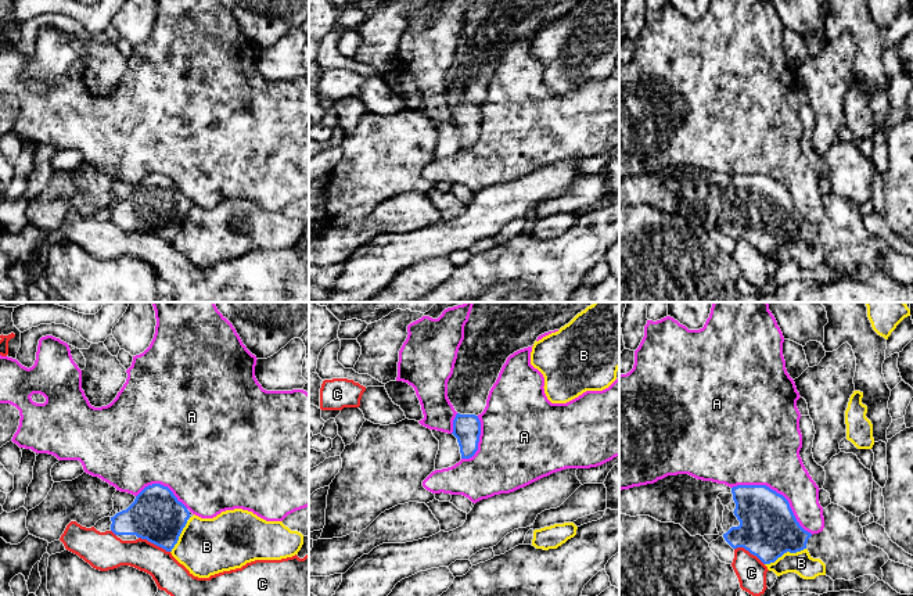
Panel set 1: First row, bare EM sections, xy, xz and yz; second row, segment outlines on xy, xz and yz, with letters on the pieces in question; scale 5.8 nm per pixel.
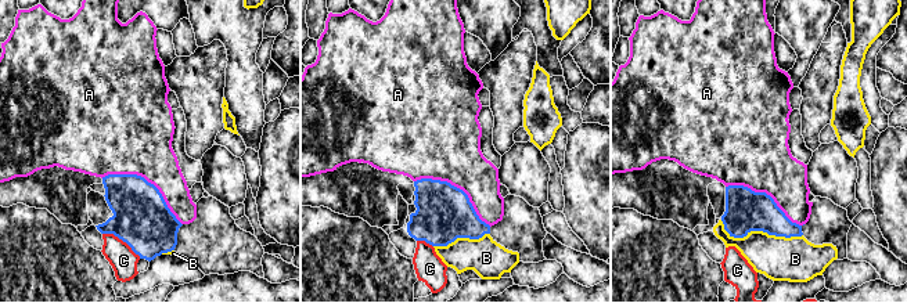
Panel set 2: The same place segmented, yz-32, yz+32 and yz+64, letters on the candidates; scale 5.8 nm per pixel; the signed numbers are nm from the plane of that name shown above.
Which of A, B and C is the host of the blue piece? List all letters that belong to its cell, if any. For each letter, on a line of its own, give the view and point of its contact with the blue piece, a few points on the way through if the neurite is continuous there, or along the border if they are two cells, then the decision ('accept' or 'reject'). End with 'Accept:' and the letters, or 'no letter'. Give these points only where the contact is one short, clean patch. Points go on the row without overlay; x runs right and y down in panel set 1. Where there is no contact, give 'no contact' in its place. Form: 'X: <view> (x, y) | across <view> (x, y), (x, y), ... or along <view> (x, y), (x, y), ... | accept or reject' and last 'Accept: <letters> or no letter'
A: yz (776, 182) | reject
B: yz (784, 241) | reject
C: xy (154, 233) | along xy (139, 226), (169, 241) | reject
Accept: no letter

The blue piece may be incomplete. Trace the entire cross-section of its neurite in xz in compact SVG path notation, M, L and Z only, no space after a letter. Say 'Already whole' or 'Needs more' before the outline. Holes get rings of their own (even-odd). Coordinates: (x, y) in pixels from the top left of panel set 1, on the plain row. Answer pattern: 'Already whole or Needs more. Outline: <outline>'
Needs more. Outline: M471 0L447 71L447 87L457 101L452 123L457 128L461 148L470 148L478 140L478 105L507 47L532 36L539 25L560 19L580 1Z

